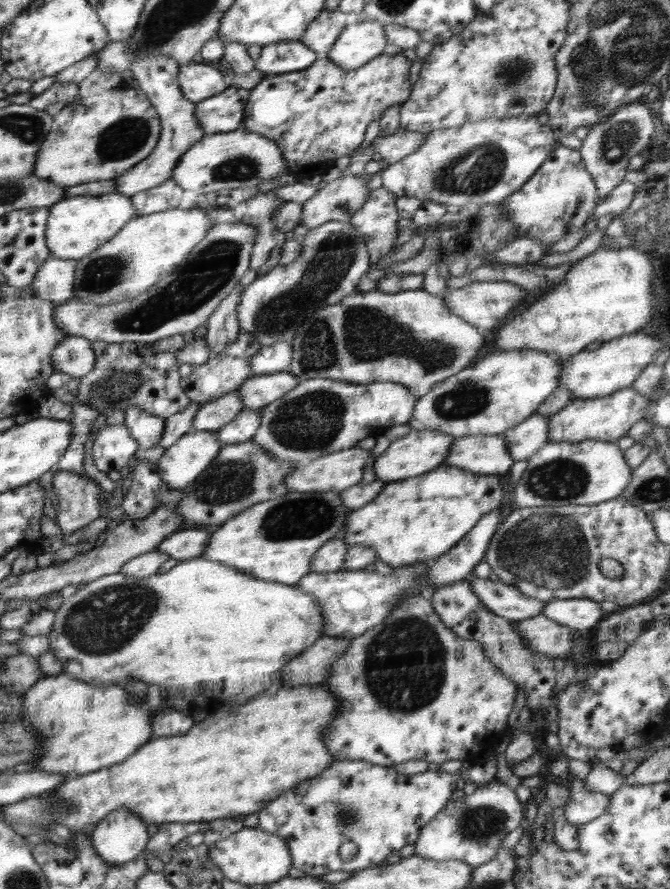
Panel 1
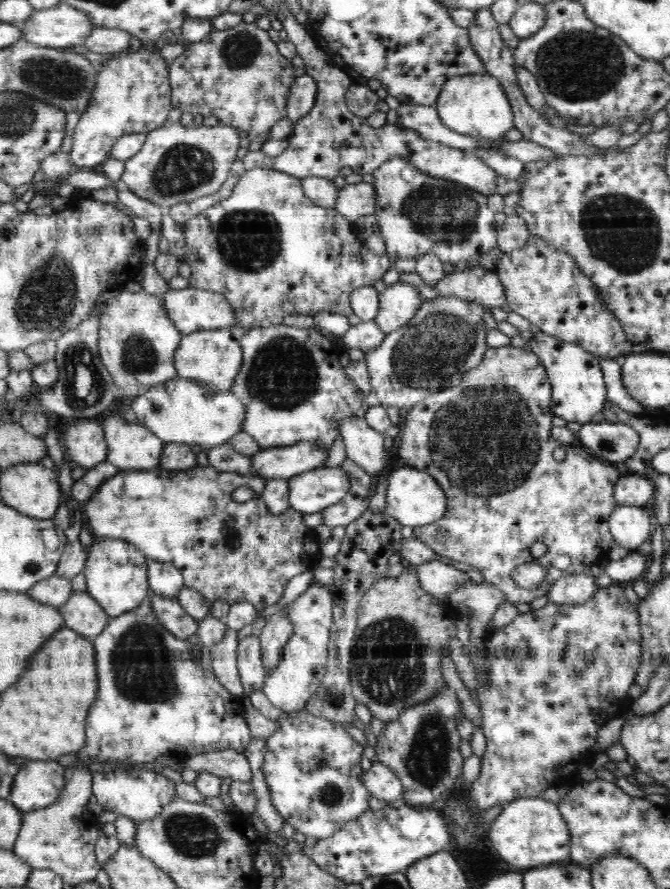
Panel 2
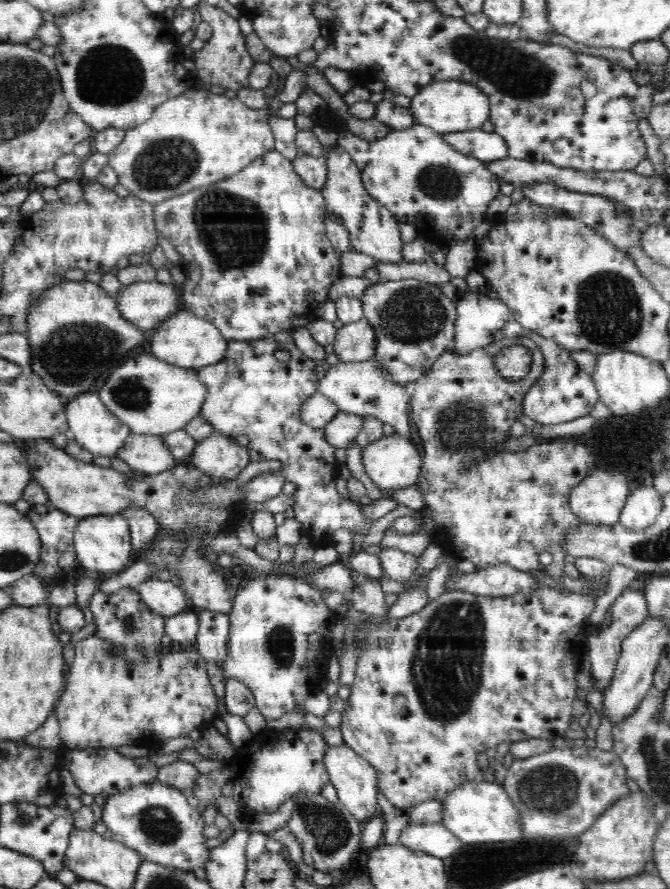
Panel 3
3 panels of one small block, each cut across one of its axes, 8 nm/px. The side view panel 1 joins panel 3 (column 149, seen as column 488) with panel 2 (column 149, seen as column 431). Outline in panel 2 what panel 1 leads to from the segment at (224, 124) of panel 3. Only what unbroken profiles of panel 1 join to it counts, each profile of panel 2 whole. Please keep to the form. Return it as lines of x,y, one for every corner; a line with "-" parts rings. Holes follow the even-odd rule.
180,120
166,121
160,128
146,133
146,142
140,148
140,152
136,152
132,158
125,161
125,171
121,181
139,198
164,208
211,196
226,182
232,163
237,160
236,153
240,148
241,136
236,128
223,122
214,127
206,127
203,124
195,126
193,122
190,126
185,126

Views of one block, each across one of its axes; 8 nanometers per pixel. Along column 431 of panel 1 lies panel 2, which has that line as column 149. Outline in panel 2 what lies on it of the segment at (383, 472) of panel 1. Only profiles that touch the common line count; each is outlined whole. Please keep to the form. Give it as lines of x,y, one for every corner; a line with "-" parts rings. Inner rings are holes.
116,406
110,411
108,411
108,416
101,425
104,430
106,443
108,444
107,462
114,464
119,469
130,471
159,469
160,456
162,456
165,443
148,428
137,423
132,424
127,422
121,415
122,408

